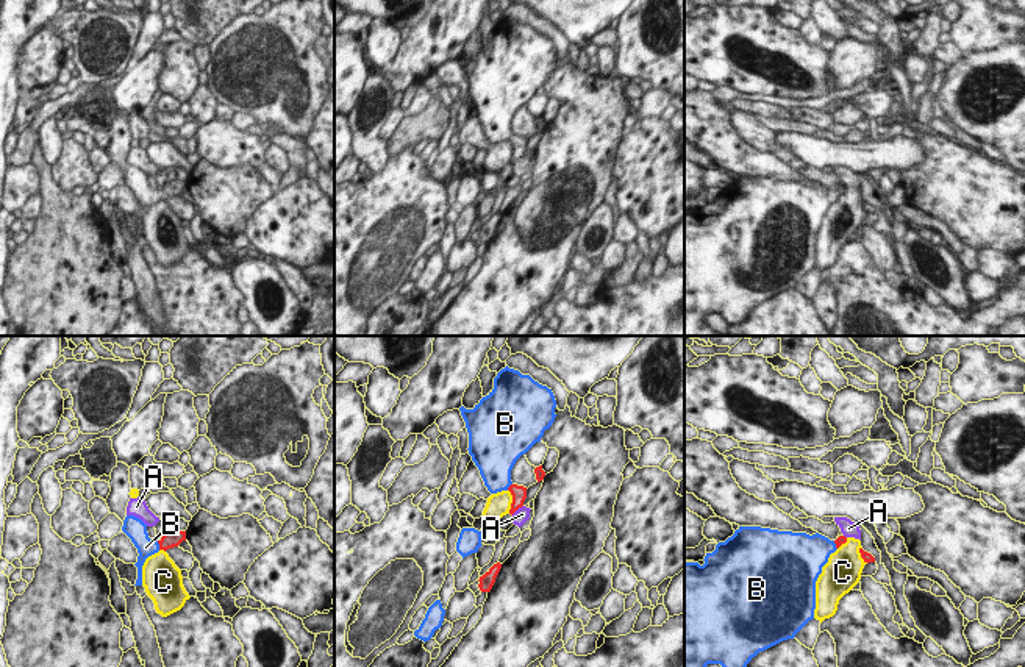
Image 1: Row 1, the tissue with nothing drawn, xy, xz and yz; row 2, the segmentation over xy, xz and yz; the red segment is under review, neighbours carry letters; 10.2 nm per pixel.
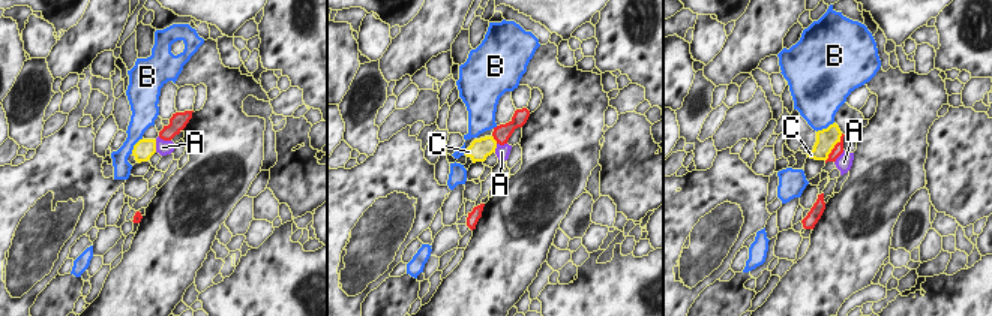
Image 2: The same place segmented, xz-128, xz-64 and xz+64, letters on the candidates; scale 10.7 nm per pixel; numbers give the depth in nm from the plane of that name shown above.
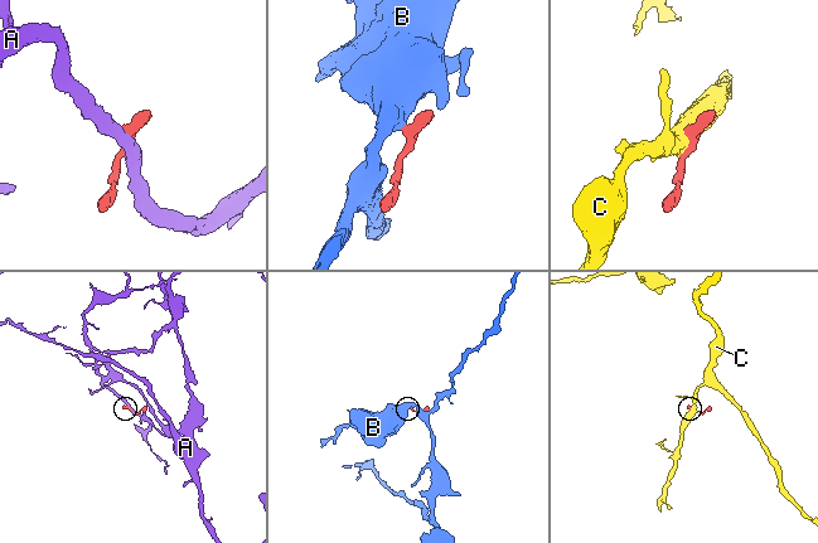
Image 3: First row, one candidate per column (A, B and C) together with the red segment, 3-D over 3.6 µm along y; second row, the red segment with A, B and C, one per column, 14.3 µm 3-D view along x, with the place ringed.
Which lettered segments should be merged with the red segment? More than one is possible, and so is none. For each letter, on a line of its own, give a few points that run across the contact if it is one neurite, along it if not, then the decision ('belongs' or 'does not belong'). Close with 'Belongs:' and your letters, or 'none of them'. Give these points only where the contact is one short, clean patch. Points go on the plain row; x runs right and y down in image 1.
A: line xz (522, 155), (511, 164); does not belong
B: line xy (174, 188), (160, 196), (146, 197); belongs
C: line xz (508, 139), (511, 146), (510, 163); does not belong
Belongs: B

